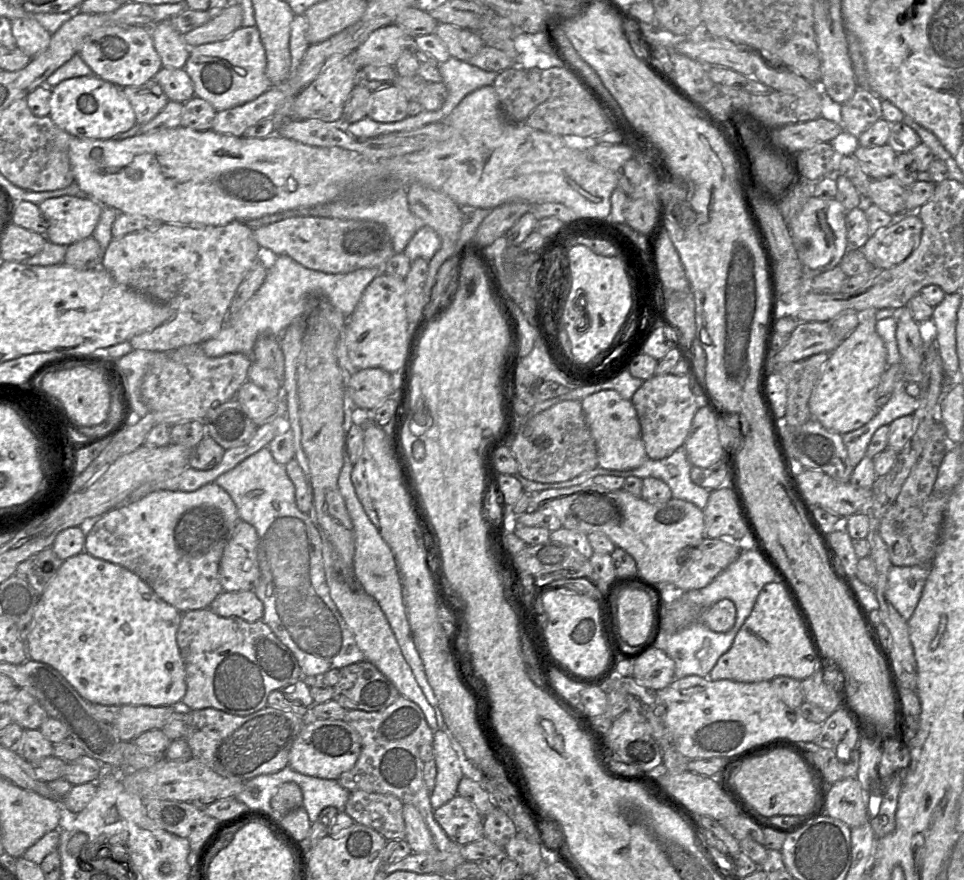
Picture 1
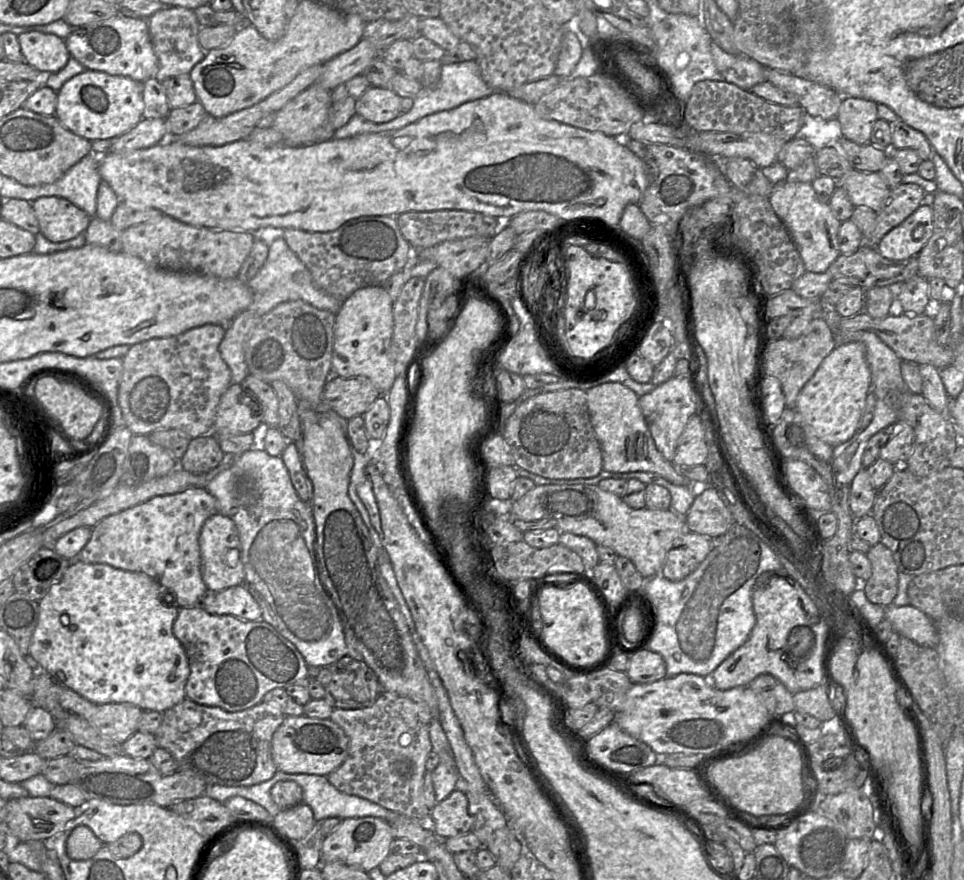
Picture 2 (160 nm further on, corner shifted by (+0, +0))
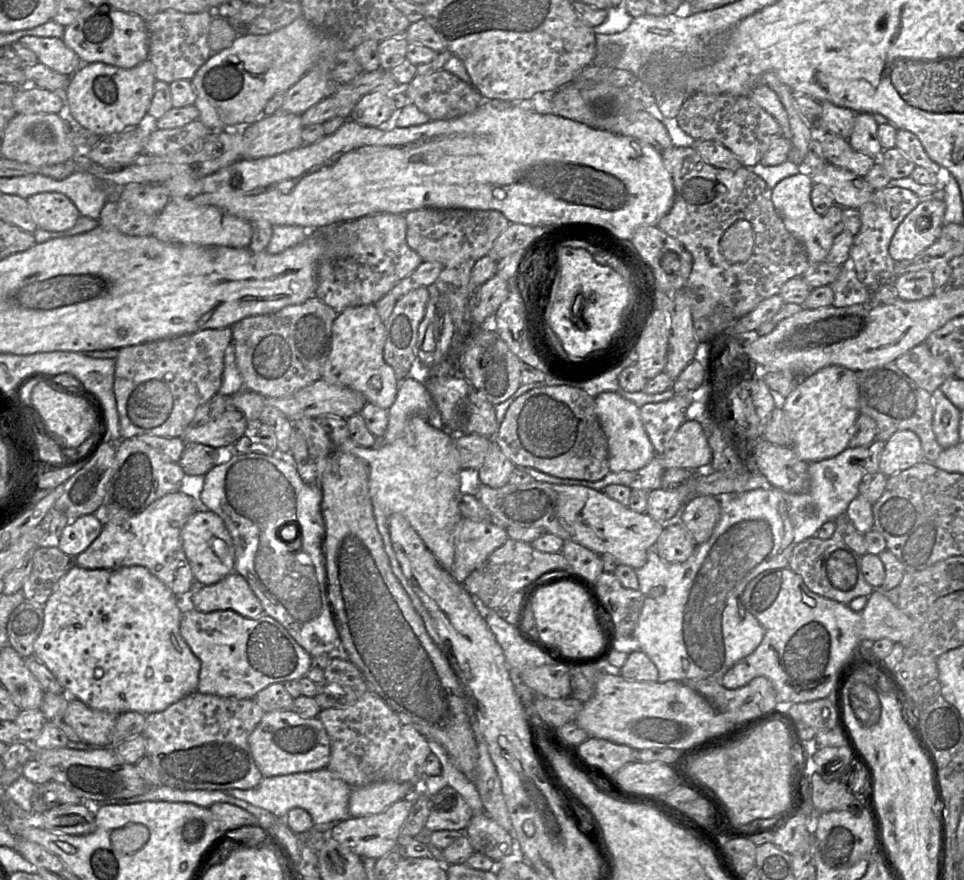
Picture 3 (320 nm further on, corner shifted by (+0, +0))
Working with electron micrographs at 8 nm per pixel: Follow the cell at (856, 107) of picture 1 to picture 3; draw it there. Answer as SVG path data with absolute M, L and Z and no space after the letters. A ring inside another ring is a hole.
M856 113L855 123L848 142L858 152L870 157L879 158L883 152L878 133L878 124L870 113Z

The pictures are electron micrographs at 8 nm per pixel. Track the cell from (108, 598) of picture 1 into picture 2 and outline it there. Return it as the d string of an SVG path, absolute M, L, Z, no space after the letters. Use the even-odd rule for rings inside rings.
M74 560L71 561L61 579L51 585L47 594L38 603L38 621L30 641L29 654L38 669L48 672L57 682L94 704L131 703L143 711L163 713L186 698L186 683L190 674L189 661L184 647L173 634L173 623L180 608L175 606L175 598L172 599L172 593L168 595L163 586L152 577L145 573L127 571L107 564Z

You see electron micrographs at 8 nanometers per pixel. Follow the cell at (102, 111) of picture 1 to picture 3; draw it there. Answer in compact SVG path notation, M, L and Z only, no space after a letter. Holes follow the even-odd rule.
M149 59L131 69L104 63L83 64L65 90L68 116L99 137L137 127L148 112L154 95L155 67Z

